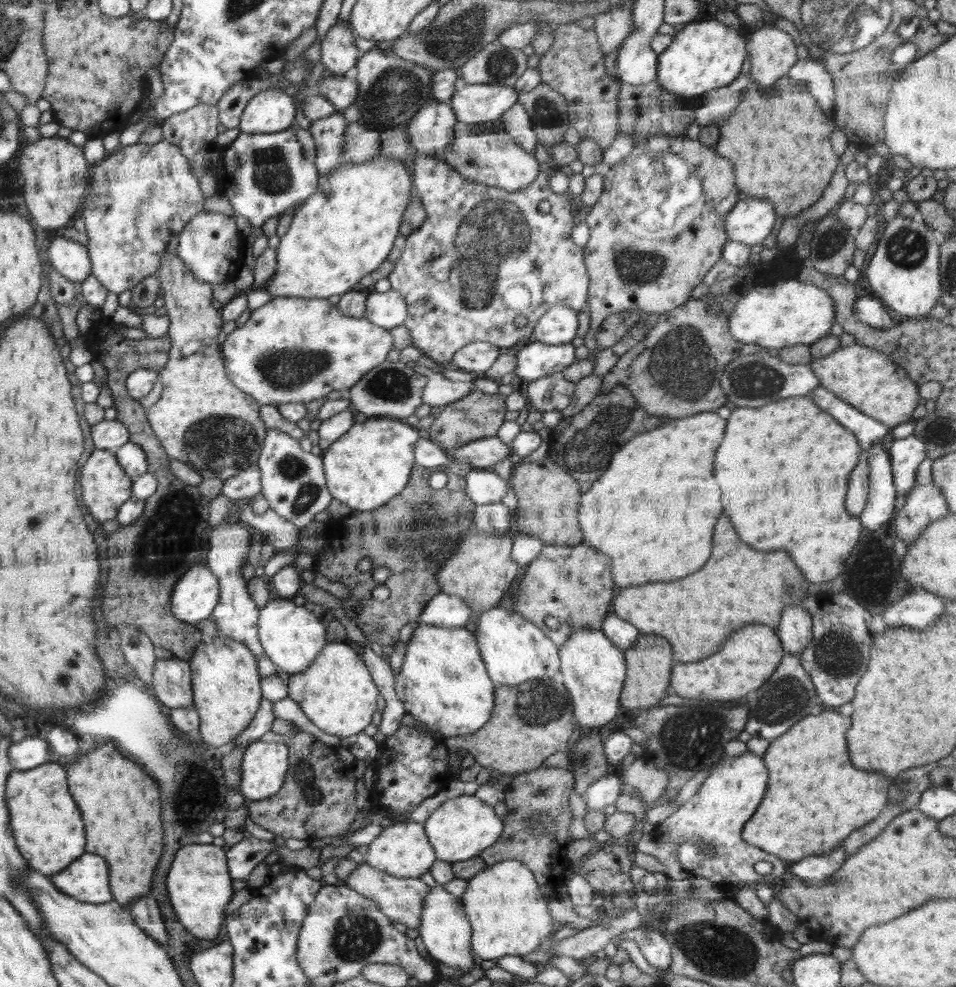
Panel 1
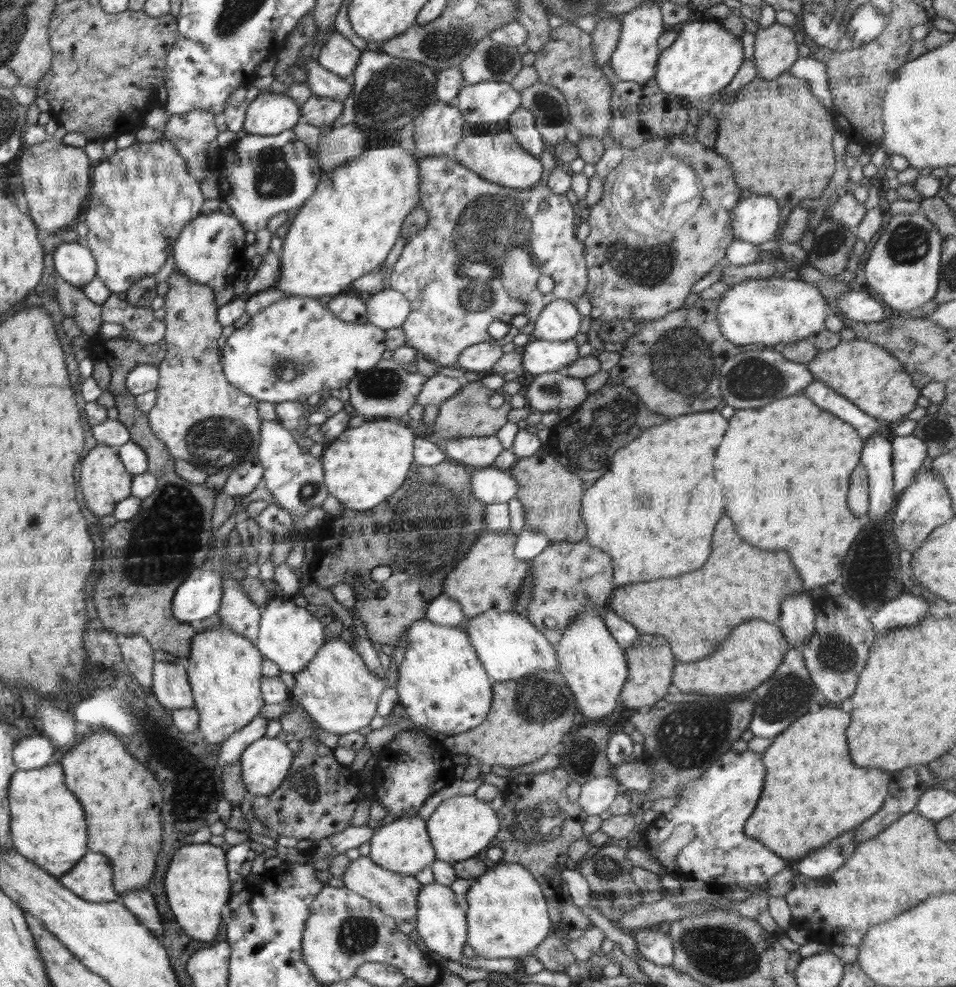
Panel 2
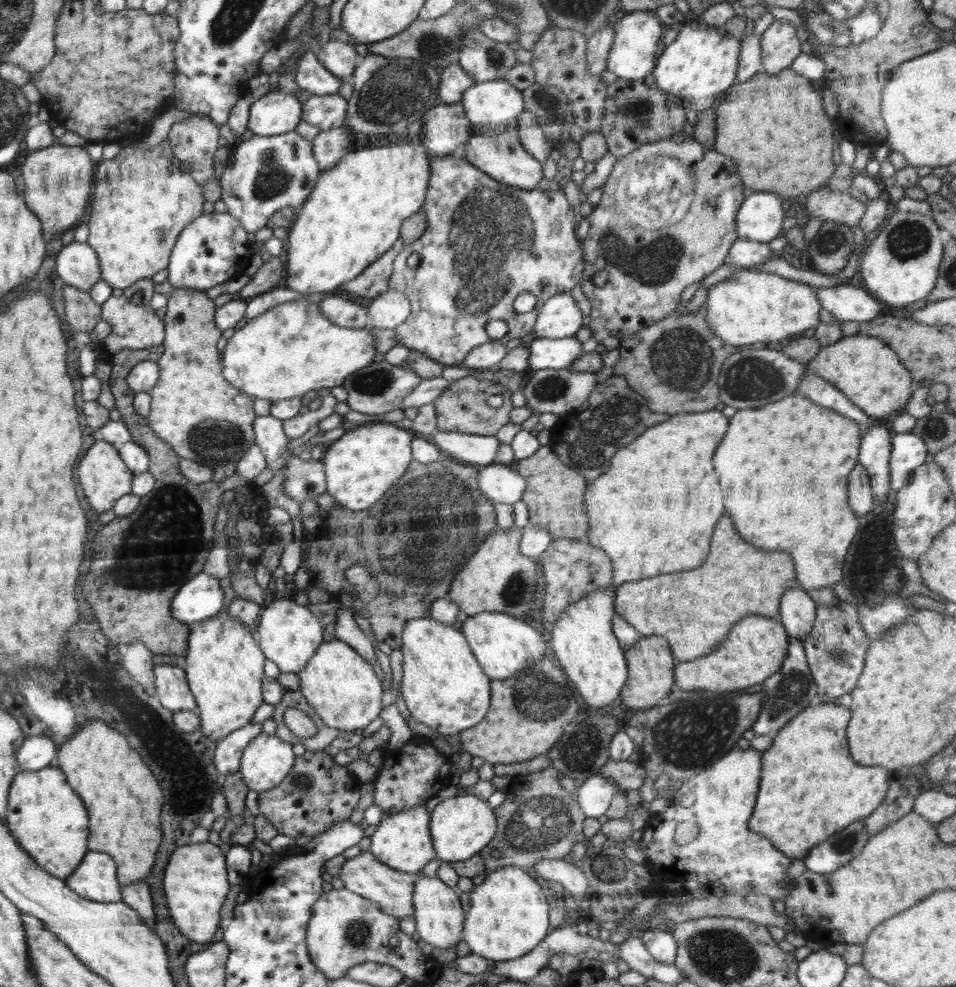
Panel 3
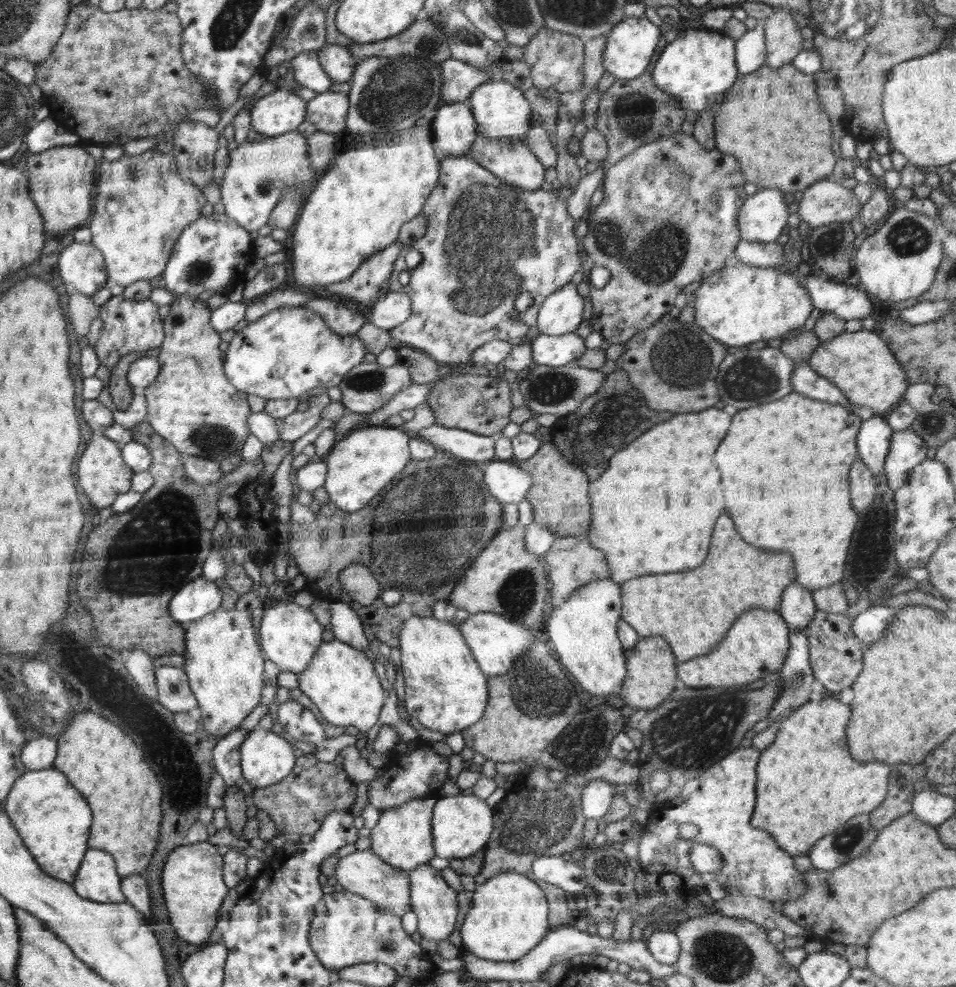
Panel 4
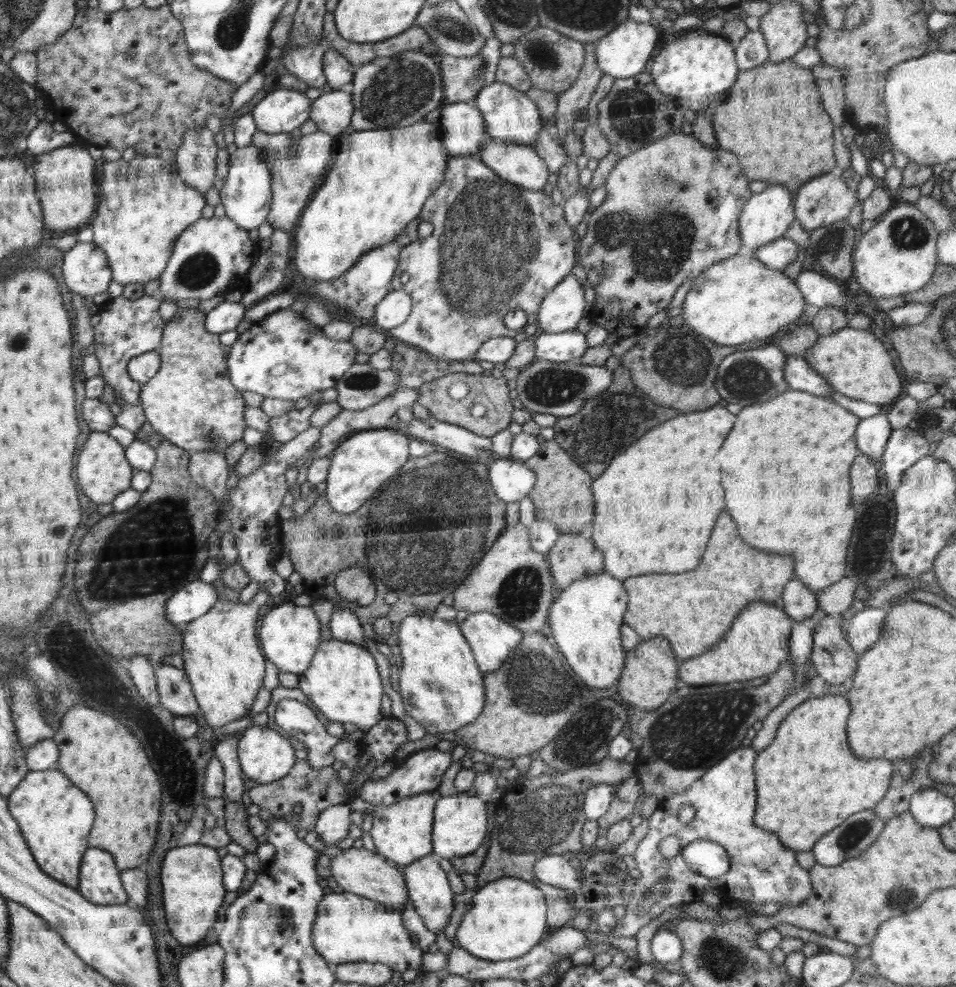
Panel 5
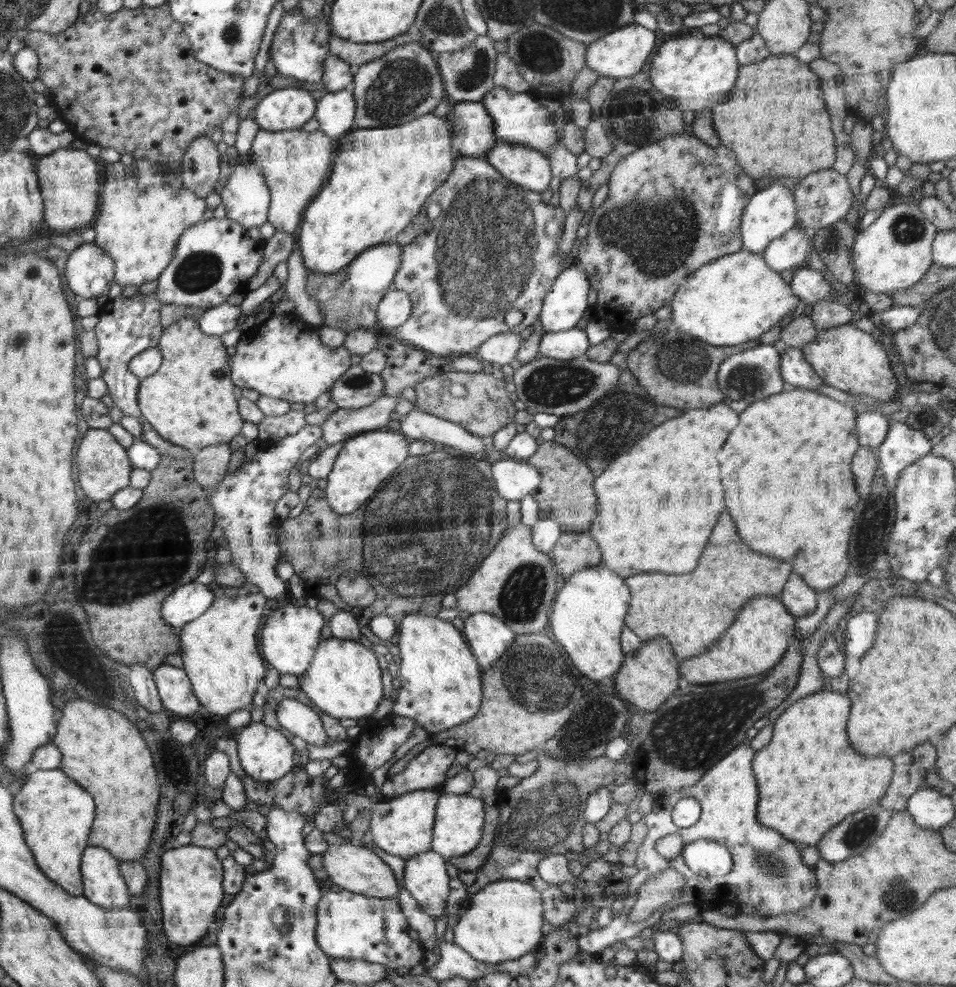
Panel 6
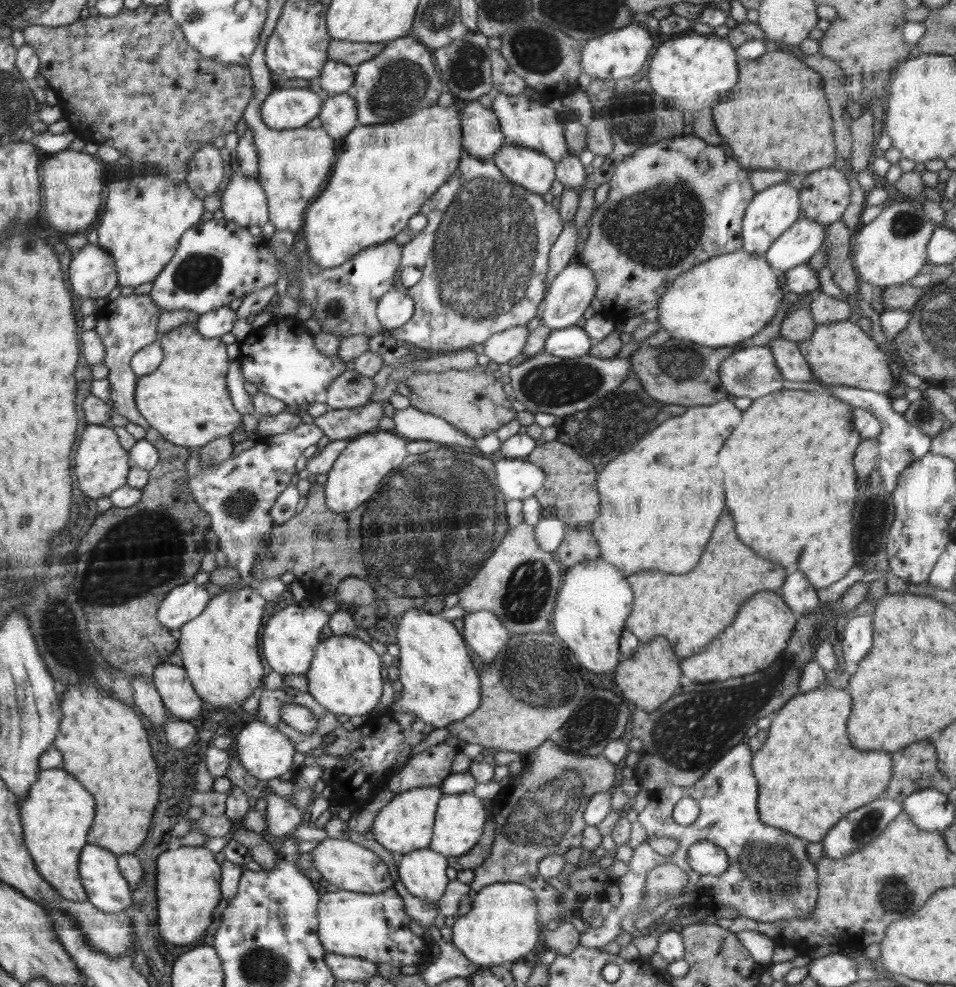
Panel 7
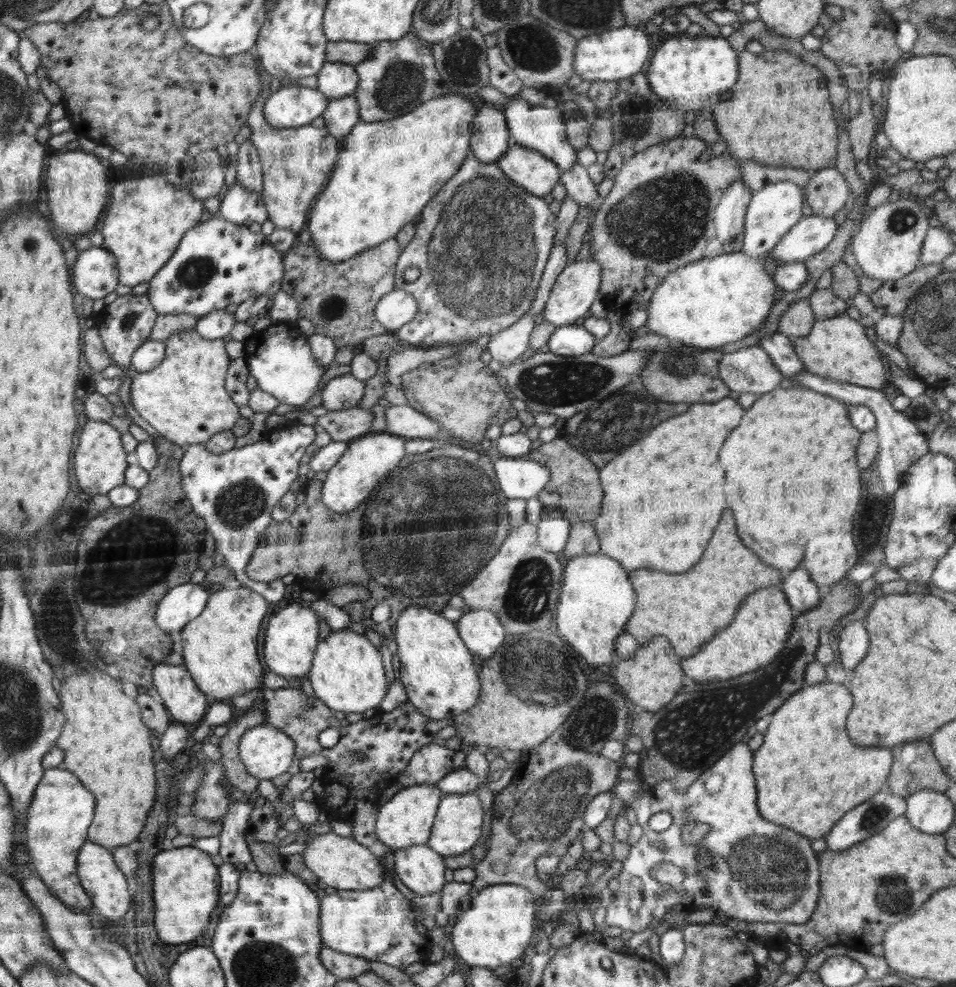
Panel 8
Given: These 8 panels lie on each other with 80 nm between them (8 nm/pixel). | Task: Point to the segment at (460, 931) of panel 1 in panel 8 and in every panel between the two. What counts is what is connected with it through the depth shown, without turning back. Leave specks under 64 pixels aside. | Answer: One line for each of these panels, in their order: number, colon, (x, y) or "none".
2: (441, 922)
3: (439, 916)
4: (434, 902)
5: (428, 888)
6: (425, 877)
7: (423, 872)
8: (421, 869)

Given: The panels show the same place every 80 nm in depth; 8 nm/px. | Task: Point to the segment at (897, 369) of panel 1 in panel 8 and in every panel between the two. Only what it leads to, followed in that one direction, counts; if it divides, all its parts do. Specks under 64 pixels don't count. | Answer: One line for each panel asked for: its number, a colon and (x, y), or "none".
2: (867, 375)
3: (863, 368)
4: (859, 364)
5: (855, 364)
6: (845, 358)
7: (840, 353)
8: (838, 348)

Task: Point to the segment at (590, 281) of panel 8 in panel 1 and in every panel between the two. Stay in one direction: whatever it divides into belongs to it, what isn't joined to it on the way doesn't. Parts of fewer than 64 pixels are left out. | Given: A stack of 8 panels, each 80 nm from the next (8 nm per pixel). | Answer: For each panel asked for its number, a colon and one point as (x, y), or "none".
1: (559, 324)
2: (559, 321)
3: (559, 317)
4: (561, 313)
5: (562, 309)
6: (563, 307)
7: (569, 294)

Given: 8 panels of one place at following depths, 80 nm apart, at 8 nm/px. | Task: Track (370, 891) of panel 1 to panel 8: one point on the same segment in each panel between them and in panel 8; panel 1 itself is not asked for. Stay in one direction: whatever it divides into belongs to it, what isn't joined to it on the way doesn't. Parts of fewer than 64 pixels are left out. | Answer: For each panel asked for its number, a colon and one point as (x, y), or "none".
2: (395, 894)
3: (393, 890)
4: (363, 872)
5: (359, 871)
6: (354, 868)
7: (343, 863)
8: (341, 862)

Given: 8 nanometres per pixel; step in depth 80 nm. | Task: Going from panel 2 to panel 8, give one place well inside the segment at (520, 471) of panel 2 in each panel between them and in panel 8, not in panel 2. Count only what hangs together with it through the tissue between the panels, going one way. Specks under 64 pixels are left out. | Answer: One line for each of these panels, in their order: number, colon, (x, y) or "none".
3: (554, 495)
4: (559, 497)
5: (562, 493)
6: (565, 492)
7: (569, 488)
8: (574, 489)

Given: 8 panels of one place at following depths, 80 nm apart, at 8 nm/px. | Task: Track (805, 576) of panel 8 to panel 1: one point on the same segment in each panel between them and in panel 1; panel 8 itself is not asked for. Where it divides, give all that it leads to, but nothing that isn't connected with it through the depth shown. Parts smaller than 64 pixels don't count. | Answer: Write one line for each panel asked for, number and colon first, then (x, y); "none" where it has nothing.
1: (795, 627)
2: (796, 621)
3: (797, 610)
4: (797, 608)
5: (799, 602)
6: (799, 599)
7: (800, 596)

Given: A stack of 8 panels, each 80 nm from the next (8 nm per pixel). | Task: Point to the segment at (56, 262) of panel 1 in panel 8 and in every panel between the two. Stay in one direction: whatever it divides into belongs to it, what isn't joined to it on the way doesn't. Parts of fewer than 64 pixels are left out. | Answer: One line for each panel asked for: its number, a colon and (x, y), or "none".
2: (75, 263)
3: (78, 264)
4: (81, 266)
5: (86, 269)
6: (89, 272)
7: (92, 271)
8: (95, 273)

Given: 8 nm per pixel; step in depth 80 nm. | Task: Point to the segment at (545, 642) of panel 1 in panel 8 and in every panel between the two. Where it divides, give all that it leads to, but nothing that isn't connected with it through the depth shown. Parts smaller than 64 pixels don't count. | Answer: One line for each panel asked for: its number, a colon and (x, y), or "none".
2: (509, 646)
3: (503, 645)
4: (495, 642)
5: (491, 640)
6: (488, 638)
7: (484, 632)
8: (482, 632)

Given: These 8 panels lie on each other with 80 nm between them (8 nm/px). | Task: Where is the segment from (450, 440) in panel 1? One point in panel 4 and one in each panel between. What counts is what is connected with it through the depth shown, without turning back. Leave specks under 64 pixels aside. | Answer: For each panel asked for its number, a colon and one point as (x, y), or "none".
2: (467, 414)
3: (462, 407)
4: (452, 399)

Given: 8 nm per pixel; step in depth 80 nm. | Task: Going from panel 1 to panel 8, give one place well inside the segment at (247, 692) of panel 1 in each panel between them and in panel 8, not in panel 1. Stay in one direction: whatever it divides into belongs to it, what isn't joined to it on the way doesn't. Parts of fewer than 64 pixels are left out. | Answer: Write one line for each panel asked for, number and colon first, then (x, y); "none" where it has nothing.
2: (224, 669)
3: (224, 666)
4: (224, 664)
5: (222, 659)
6: (219, 650)
7: (218, 648)
8: (219, 647)

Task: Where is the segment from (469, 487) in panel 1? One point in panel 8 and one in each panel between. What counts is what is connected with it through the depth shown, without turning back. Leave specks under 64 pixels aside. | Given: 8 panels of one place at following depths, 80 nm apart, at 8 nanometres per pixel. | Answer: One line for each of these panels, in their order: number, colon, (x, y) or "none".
2: (490, 485)
3: (501, 483)
4: (505, 480)
5: (511, 480)
6: (514, 479)
7: (516, 478)
8: (519, 477)

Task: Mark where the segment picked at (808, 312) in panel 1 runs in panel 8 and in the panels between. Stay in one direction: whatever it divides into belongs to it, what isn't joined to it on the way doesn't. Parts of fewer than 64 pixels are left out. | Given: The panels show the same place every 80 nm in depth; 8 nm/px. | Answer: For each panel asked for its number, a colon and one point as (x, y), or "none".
2: (775, 311)
3: (752, 306)
4: (739, 304)
5: (736, 300)
6: (736, 298)
7: (727, 299)
8: (708, 303)

